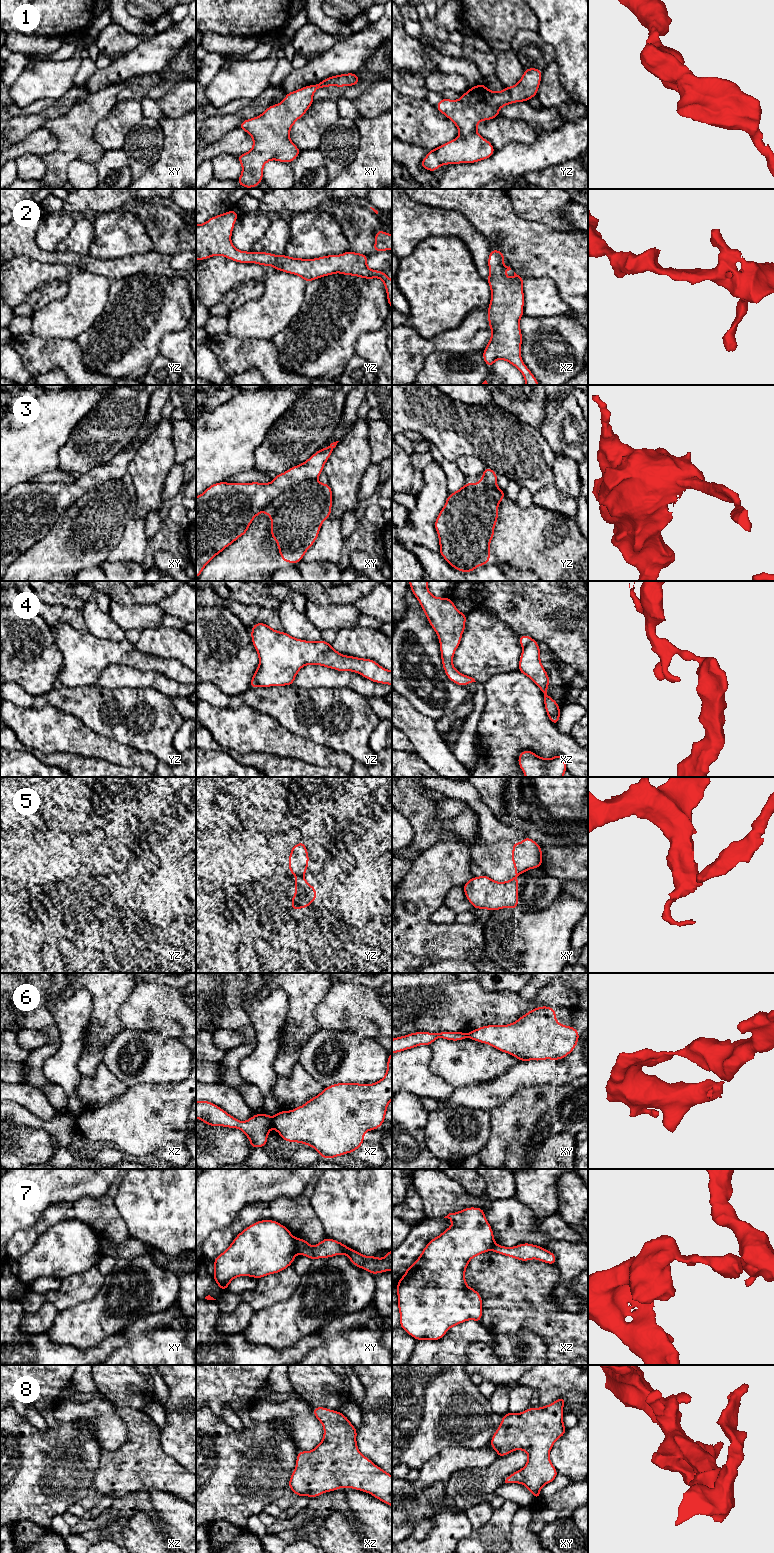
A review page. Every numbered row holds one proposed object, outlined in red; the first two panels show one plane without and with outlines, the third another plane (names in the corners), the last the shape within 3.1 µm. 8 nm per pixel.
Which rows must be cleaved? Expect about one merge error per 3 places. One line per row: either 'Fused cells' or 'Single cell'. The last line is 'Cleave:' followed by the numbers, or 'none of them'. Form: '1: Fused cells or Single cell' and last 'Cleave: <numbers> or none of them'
1: Single cell
2: Single cell
3: Single cell
4: Fused cells
5: Fused cells
6: Fused cells
7: Fused cells
8: Single cell
Cleave: 4, 5, 6, 7

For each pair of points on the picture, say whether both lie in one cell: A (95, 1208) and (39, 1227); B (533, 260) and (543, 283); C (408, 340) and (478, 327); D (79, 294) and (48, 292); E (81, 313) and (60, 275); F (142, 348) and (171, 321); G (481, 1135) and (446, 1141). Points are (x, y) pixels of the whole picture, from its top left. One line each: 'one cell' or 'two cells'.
A: one cell
B: two cells
C: one cell
D: two cells
E: two cells
F: one cell
G: one cell

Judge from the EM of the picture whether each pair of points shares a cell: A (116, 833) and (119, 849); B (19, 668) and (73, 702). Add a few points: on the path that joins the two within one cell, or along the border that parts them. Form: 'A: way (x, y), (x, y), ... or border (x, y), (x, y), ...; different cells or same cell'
A: border (108, 840), (121, 842), (128, 848); different cells
B: border (53, 687), (38, 695), (28, 693); different cells

